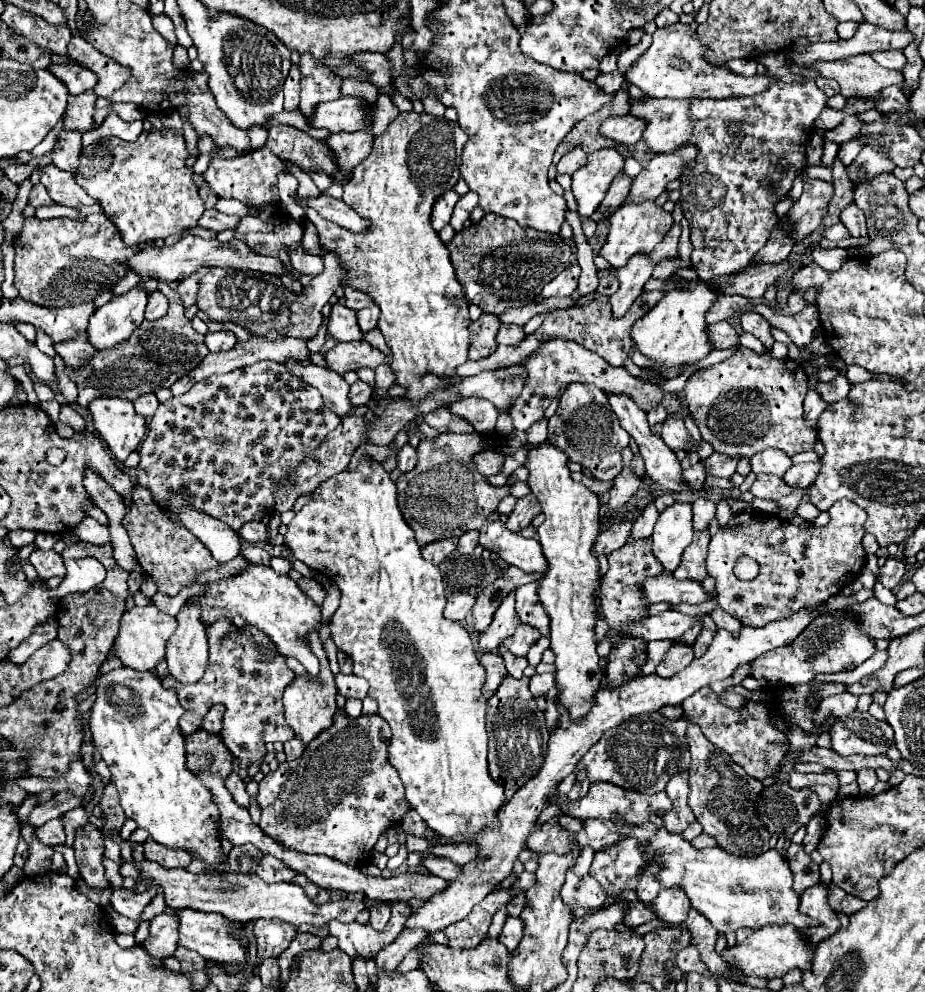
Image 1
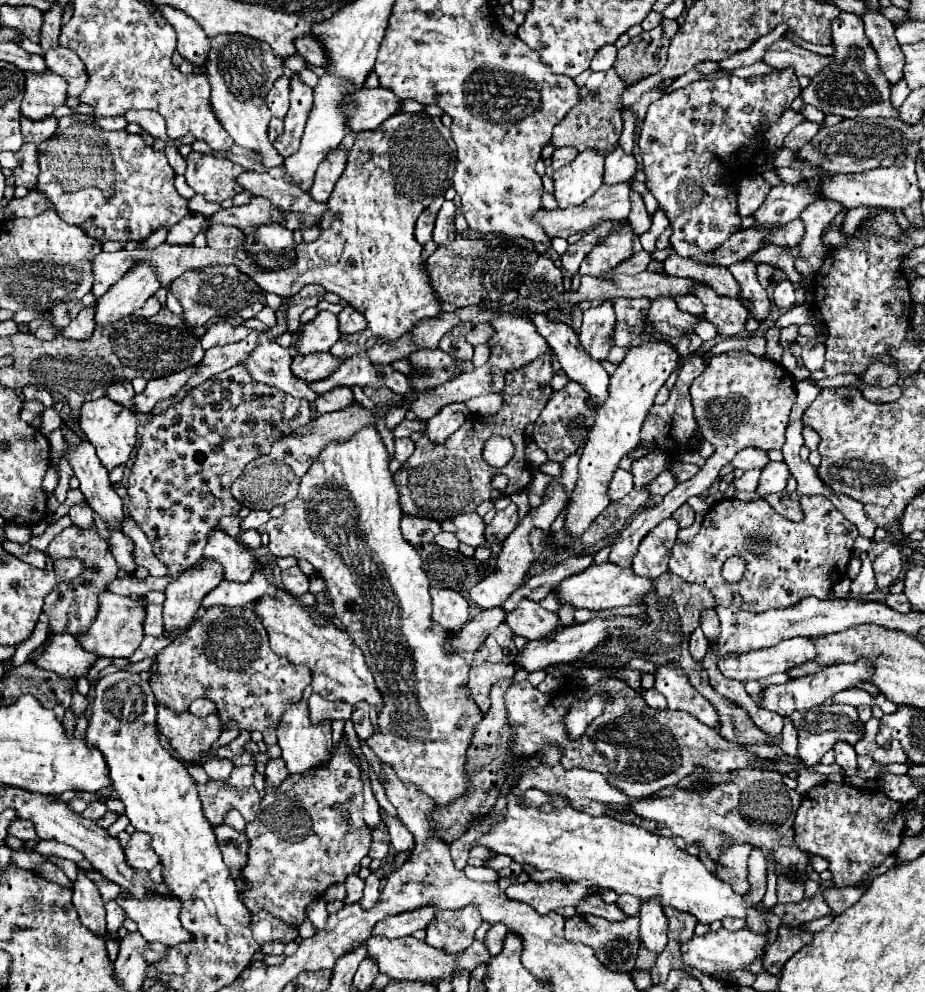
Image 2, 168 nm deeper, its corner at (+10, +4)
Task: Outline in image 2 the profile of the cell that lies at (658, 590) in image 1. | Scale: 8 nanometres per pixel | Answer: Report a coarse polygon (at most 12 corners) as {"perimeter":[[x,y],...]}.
{"perimeter":[[611,562],[557,586],[561,602],[605,610],[641,604],[655,580]]}

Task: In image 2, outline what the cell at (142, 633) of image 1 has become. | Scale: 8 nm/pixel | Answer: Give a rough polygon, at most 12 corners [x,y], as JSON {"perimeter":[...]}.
{"perimeter":[[99,596],[95,624],[79,644],[129,658],[145,632],[139,598]]}

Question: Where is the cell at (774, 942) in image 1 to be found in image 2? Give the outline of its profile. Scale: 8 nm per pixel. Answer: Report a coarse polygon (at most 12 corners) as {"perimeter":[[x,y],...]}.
{"perimeter":[[707,932],[681,944],[683,962],[707,972],[747,970],[767,934]]}

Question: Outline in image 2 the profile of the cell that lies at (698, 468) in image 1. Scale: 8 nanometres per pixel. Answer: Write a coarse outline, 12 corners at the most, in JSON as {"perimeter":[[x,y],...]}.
{"perimeter":[[665,470],[651,482],[651,494],[665,496],[677,484],[677,476]]}

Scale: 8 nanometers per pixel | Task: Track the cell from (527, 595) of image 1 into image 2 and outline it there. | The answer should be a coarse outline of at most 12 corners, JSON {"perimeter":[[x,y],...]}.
{"perimeter":[[521,598],[505,622],[517,636],[539,640],[559,626],[557,612]]}

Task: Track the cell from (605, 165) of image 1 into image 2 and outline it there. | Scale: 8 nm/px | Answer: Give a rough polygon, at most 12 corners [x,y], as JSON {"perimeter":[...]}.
{"perimeter":[[583,150],[553,180],[559,208],[603,184],[603,156]]}

